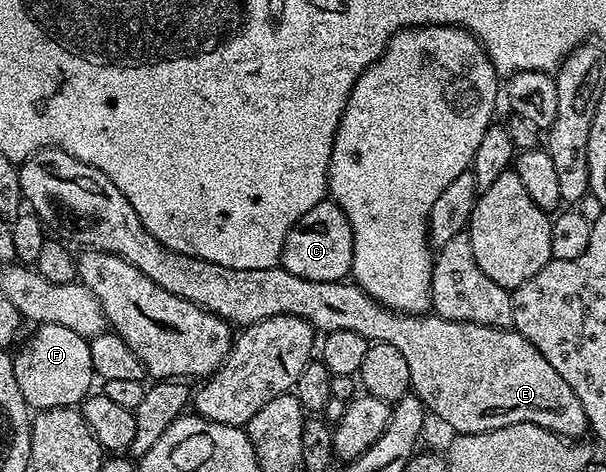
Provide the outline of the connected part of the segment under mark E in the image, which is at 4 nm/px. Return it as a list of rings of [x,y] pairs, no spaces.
[[[57,147],[39,148],[28,159],[18,164],[17,170],[19,194],[25,200],[26,206],[28,203],[31,206],[28,208],[38,215],[50,230],[52,227],[55,230],[52,232],[58,238],[72,244],[80,243],[80,248],[83,249],[108,251],[110,255],[121,257],[137,269],[141,269],[141,273],[145,273],[145,277],[161,285],[161,289],[212,311],[232,325],[246,328],[251,323],[265,321],[266,318],[277,317],[278,314],[292,314],[311,323],[319,333],[353,329],[371,343],[393,345],[405,356],[405,361],[409,365],[411,391],[423,402],[424,408],[434,418],[436,415],[445,426],[452,427],[452,432],[476,435],[493,429],[505,429],[505,425],[532,423],[549,429],[553,434],[561,435],[568,441],[578,440],[583,437],[579,435],[588,434],[585,409],[581,409],[577,393],[569,389],[561,373],[557,373],[557,369],[553,369],[553,365],[549,365],[549,361],[545,361],[545,357],[541,357],[535,346],[517,330],[449,321],[434,313],[401,315],[369,297],[369,293],[361,290],[354,281],[338,283],[305,281],[305,277],[293,277],[293,273],[289,273],[281,265],[269,269],[229,269],[213,261],[182,255],[161,245],[161,241],[157,241],[157,237],[153,237],[153,233],[149,233],[149,229],[141,225],[137,209],[129,205],[125,193],[121,193],[121,189],[117,189],[117,185],[113,185],[113,181],[109,181],[109,177],[105,177],[101,169],[93,169],[93,165],[85,165],[80,159],[74,159],[69,153],[60,151]]]

